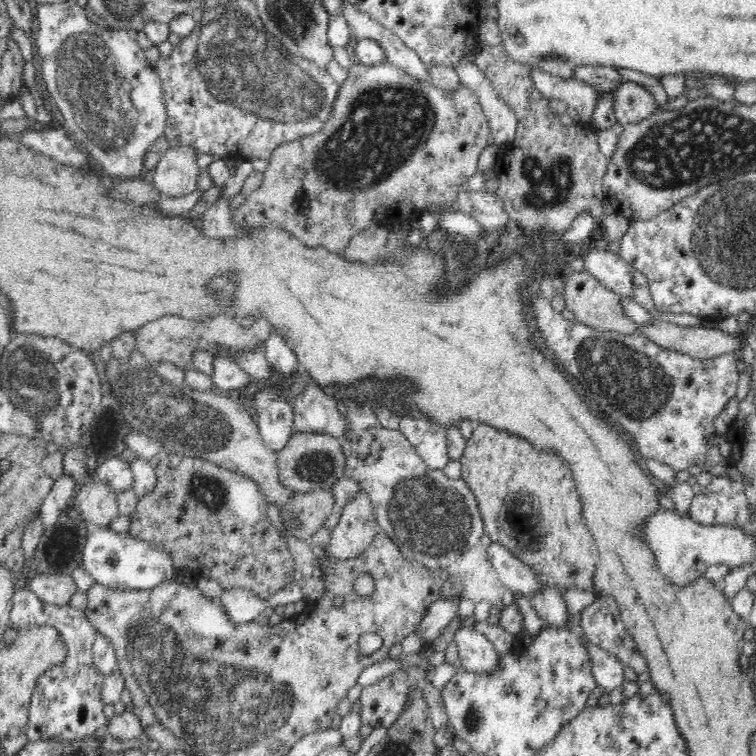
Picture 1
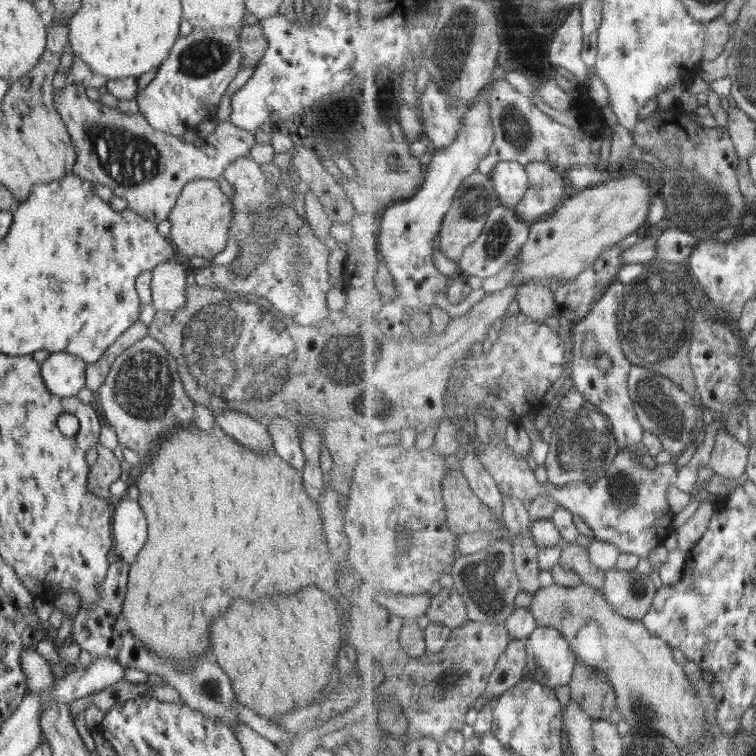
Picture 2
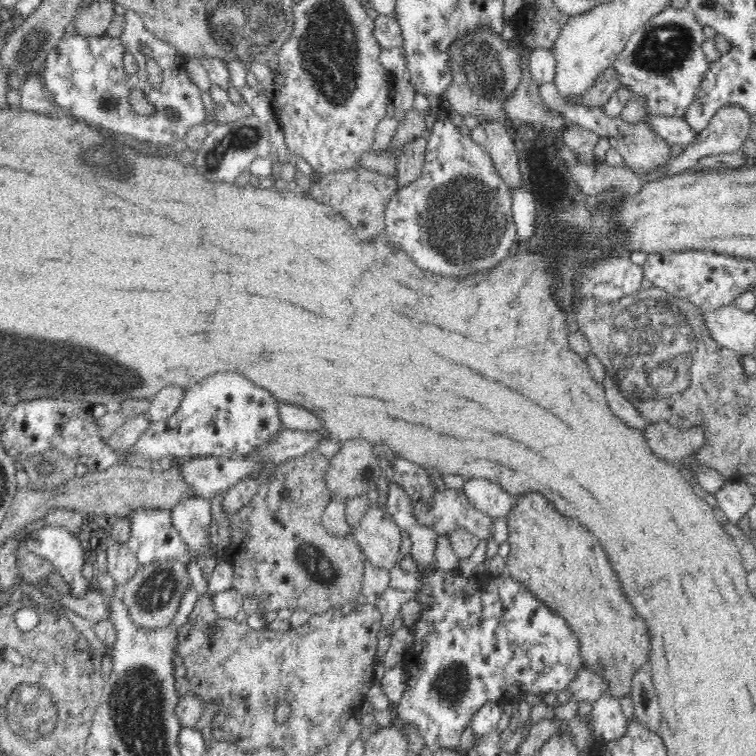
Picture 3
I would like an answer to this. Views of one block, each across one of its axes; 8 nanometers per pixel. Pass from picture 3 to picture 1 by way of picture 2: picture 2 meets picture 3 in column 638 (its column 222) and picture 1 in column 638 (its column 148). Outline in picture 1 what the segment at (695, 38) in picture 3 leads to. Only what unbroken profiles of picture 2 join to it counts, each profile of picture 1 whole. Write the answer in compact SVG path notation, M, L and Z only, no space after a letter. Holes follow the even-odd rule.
M630 81L619 87L614 94L613 111L620 124L638 124L658 111L654 96L645 87Z

